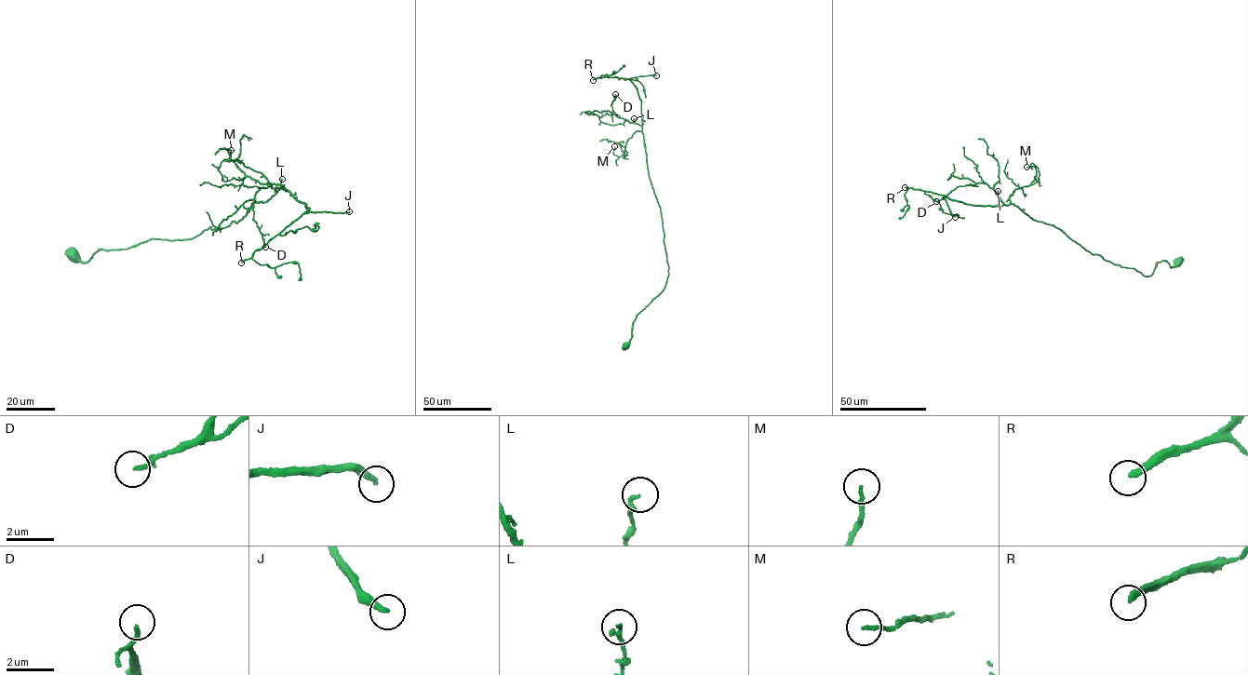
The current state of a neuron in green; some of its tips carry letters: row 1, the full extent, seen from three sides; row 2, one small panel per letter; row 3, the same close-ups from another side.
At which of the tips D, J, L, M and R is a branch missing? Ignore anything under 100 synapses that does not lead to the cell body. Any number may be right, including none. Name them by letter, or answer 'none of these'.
J, R

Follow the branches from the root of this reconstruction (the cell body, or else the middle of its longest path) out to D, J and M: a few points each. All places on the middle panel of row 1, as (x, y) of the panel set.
D: (626, 345), (637, 315), (664, 289), (668, 266), (641, 127), (615, 114), (610, 105), (615, 94)
J: (626, 345), (635, 317), (661, 292), (668, 275), (660, 209), (646, 160), (641, 101), (629, 79), (656, 75)
M: (626, 345), (637, 315), (664, 289), (668, 266), (642, 132), (628, 139), (623, 155), (613, 154), (614, 146)

